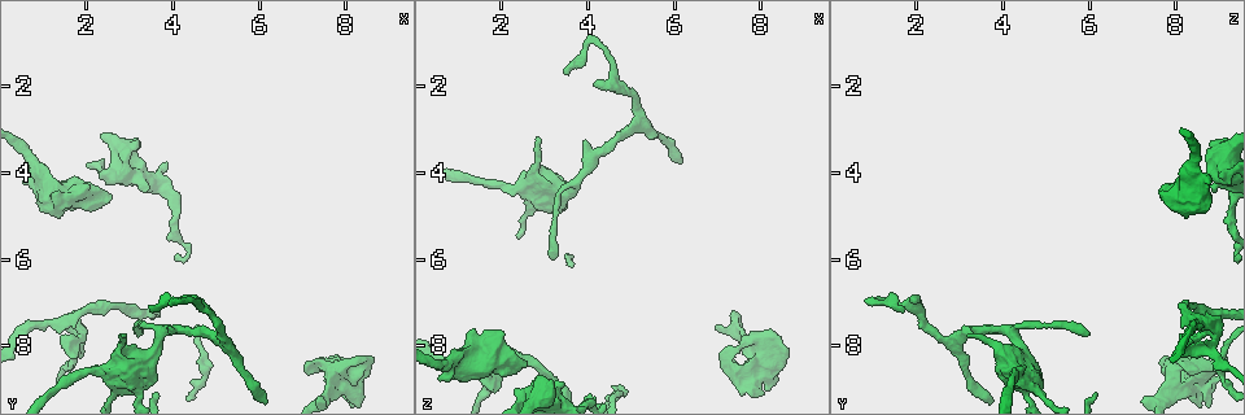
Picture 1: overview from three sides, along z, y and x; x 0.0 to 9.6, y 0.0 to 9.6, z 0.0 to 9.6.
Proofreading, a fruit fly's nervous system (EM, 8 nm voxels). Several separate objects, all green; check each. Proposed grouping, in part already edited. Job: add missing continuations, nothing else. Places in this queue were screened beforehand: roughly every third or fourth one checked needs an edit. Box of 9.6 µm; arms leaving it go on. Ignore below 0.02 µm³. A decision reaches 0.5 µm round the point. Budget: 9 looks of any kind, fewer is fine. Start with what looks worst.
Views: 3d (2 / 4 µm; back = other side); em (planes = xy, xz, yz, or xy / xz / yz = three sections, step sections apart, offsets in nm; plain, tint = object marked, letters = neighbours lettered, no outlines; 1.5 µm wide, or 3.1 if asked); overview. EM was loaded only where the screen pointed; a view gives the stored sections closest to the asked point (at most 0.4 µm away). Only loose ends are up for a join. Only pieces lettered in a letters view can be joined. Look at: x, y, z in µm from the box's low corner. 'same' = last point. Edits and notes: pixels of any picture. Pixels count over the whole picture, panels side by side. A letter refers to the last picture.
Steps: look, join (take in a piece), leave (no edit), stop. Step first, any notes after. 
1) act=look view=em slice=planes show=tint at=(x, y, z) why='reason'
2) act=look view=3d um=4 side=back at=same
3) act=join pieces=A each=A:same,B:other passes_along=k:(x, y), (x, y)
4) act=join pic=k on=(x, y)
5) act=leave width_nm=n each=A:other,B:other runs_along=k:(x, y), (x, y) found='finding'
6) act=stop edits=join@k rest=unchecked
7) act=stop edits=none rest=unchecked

act=look view=3d um=2 at=(3.45, 7.05, 1.65) why='branch stops here'

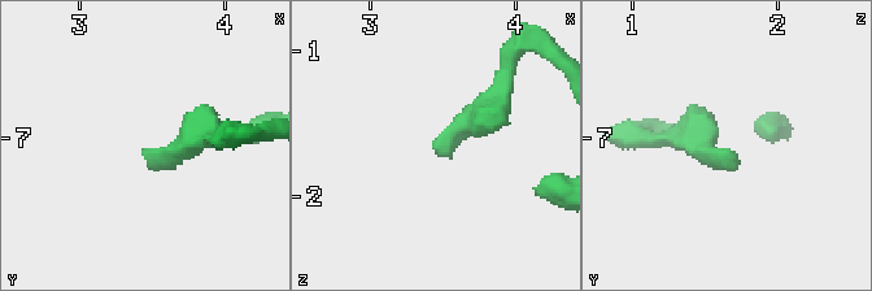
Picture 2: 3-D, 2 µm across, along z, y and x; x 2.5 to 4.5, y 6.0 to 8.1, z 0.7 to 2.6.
act=look view=em slice=xy step=8 show=letters at=(3.42, 7.08, 1.64) why='need the tissue'

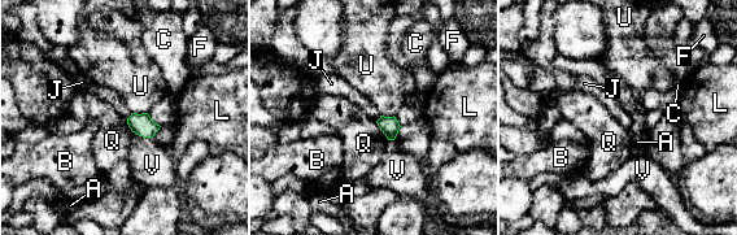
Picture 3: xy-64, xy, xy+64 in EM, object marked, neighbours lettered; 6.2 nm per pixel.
act=look view=em slice=planes show=letters at=same

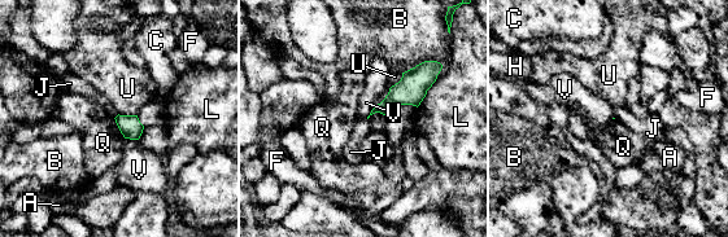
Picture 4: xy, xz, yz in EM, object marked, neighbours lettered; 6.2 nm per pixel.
act=leave longest_contact=U:260nm each=A:other,B:other,C:other,F:other,H:other,J:other,L:other,Q:other,U:other,V:other found='no lettered piece goes on from it'

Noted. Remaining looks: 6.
act=look view=em slice=planes show=letters at=(2.60, 4.55, 8.45) why='thick end'

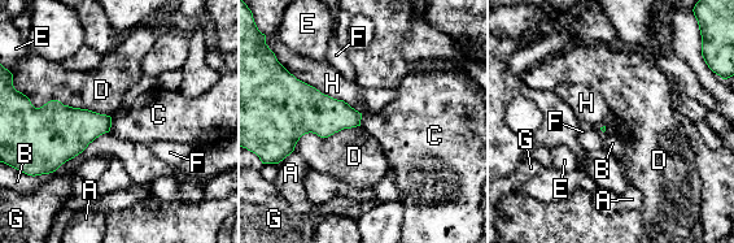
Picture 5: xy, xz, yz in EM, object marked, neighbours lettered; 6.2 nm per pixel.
act=leave each=A:other,B:other,C:other,D:other,E:other,F:other,G:other,H:other border=5:(112, 118), (109, 130) found='none of them fits'

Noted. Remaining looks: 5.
act=look view=em slice=planes show=letters at=(8.25, 8.85, 9.05) why='thick end'

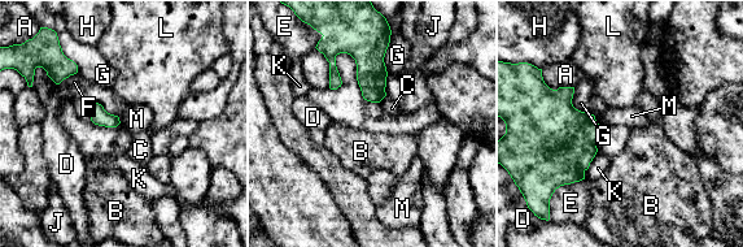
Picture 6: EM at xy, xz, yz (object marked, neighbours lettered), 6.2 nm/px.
act=leave each=A:other,B:other,C:other,D:other,E:other,F:other,G:other,H:other,J:other,K:other,L:other,M:other border=6:(594, 116), (601, 126) found='no lettered piece goes on from it'

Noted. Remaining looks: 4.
act=look view=em slice=planes show=letters at=(2.90, 7.85, 3.20) why='an open end'

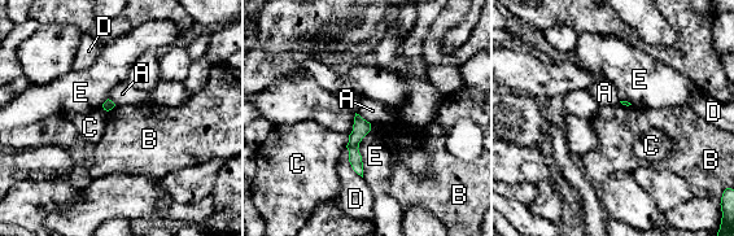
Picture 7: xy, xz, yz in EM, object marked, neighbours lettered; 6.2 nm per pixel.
act=leave each=A:other,B:other,C:other,D:other,E:other runs_along=7:(357, 119), (354, 158), (359, 170) found='none of them fits'

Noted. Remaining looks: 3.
act=stop edits=none rest=unchecked

